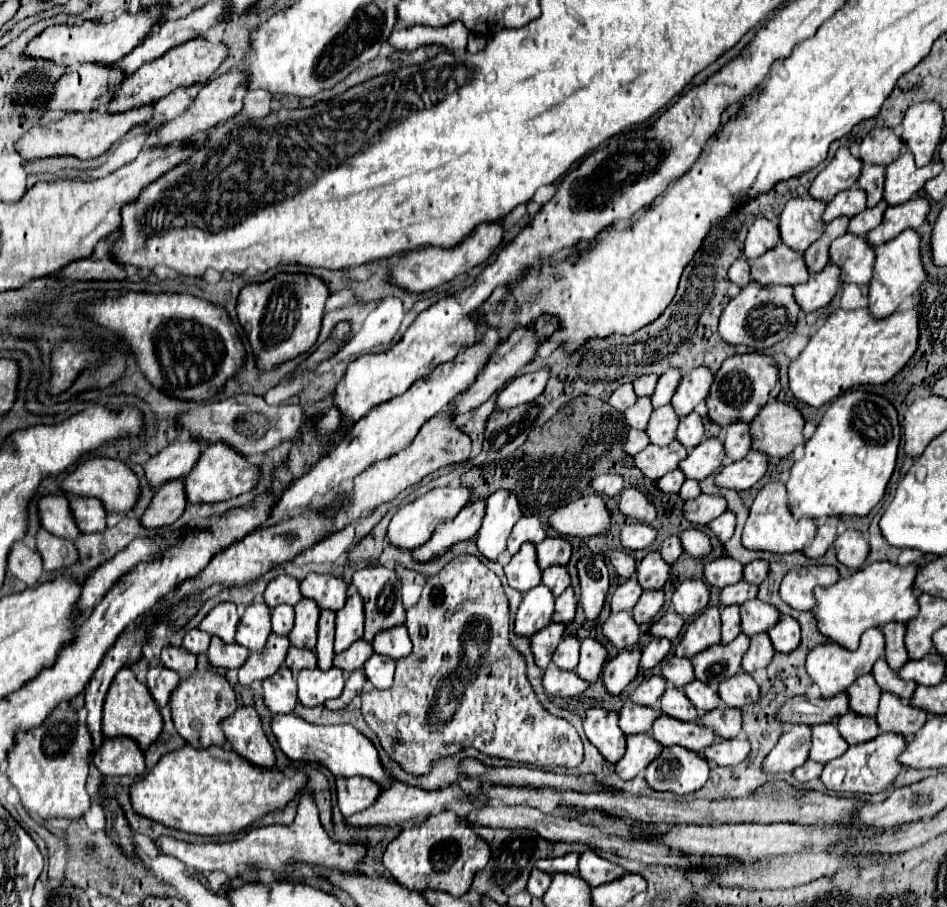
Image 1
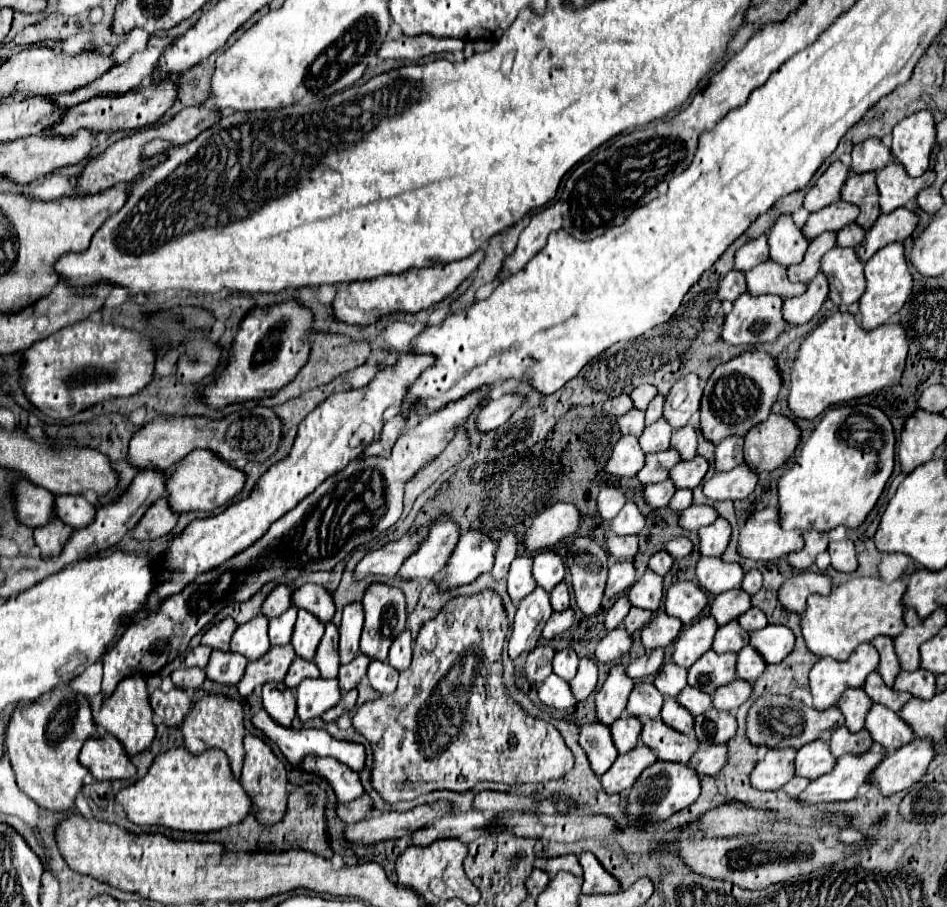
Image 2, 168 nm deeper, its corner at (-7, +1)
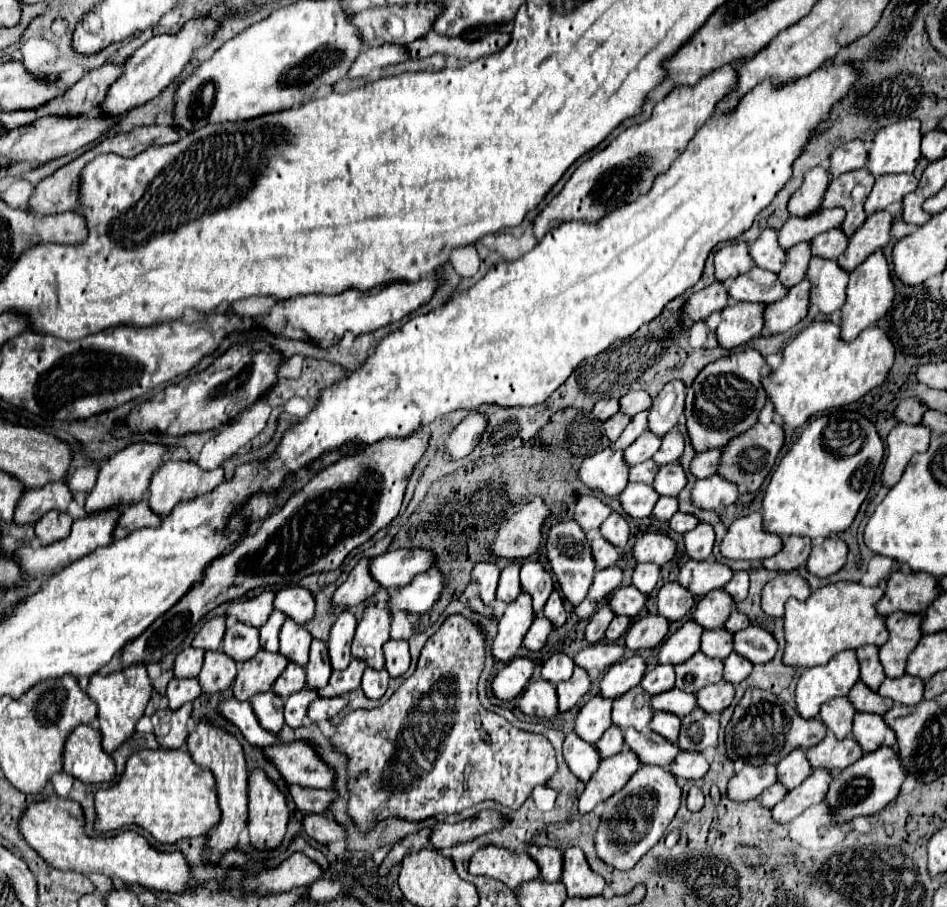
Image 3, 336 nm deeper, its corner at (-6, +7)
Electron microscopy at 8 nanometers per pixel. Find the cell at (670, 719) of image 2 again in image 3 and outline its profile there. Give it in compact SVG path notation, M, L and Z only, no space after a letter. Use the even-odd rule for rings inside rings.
M657 711L651 719L651 731L663 735L665 739L669 739L671 743L675 743L675 739L679 739L679 727L681 727L681 719L675 715L667 715L663 711Z

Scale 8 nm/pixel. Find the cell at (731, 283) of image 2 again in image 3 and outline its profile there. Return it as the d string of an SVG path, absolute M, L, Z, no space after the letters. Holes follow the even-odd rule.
M711 283L709 287L693 293L685 305L685 317L683 327L691 327L691 321L699 321L705 319L707 315L711 315L713 311L721 311L725 309L729 303L729 295L727 295L727 283Z

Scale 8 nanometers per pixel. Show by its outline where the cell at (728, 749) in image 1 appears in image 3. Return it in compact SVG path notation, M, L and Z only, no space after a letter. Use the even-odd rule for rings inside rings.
M681 751L669 769L675 777L701 779L709 771L709 761L699 751Z

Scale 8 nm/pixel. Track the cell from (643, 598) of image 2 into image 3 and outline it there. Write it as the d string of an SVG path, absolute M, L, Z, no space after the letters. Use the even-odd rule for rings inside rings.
M629 585L629 587L619 587L613 595L611 595L611 607L615 611L615 615L631 615L637 617L639 611L645 607L649 595L643 595L637 587Z

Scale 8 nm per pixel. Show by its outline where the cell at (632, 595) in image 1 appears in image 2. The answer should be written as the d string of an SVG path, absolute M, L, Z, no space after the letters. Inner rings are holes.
M620 595L620 597L616 599L616 603L614 603L614 605L608 609L608 613L606 613L606 619L604 619L606 631L616 629L616 627L624 621L624 617L628 615L628 611L630 611L628 597L626 597L626 595Z

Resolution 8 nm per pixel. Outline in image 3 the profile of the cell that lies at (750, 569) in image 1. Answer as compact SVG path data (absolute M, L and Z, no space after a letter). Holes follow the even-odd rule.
M737 571L733 575L733 579L725 585L727 593L735 599L735 601L743 601L747 599L747 591L749 591L749 573L747 571Z

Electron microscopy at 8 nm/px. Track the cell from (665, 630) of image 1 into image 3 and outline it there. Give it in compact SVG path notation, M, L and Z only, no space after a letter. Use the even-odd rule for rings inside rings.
M645 615L629 627L625 635L625 643L633 651L647 649L647 647L651 649L651 647L657 647L665 639L667 631L669 631L667 619L663 619L661 615Z

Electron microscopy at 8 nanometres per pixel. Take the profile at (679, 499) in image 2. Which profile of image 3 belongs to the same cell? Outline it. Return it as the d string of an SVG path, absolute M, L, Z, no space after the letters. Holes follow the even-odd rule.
M661 497L661 499L657 501L655 509L653 509L653 515L655 515L657 519L667 519L667 521L669 521L669 519L677 513L677 509L679 509L677 497Z

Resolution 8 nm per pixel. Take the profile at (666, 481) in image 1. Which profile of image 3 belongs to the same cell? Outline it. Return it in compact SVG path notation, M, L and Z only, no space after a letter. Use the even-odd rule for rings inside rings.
M629 483L619 495L623 511L633 519L643 519L651 515L655 507L655 489L647 483Z

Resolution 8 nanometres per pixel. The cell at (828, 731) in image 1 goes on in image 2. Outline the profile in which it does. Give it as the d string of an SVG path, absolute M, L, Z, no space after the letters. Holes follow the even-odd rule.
M812 741L802 749L798 749L794 759L794 775L814 781L816 777L832 771L834 765L836 765L836 759L832 757L832 753L828 753L828 743Z

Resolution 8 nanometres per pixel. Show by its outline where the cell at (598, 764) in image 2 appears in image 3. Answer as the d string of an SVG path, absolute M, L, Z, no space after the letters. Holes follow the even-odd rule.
M571 731L567 735L567 739L563 743L563 755L565 755L565 761L571 767L571 771L581 781L589 781L601 763L599 751L595 751L595 745L583 743L583 739L579 739L579 735L575 735L575 731Z

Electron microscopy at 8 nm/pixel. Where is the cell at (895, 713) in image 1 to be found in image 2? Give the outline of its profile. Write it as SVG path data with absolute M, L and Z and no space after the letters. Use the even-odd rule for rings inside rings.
M882 705L870 707L864 729L870 733L872 741L880 743L886 751L896 751L914 739L912 729L900 721L900 715L884 709Z

